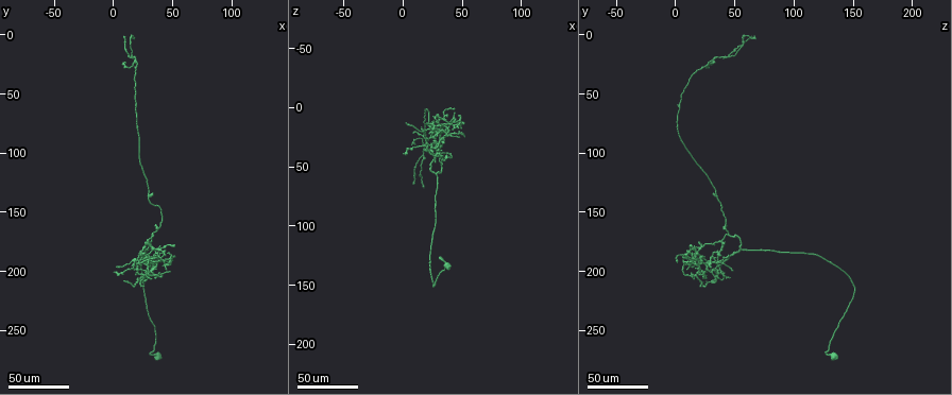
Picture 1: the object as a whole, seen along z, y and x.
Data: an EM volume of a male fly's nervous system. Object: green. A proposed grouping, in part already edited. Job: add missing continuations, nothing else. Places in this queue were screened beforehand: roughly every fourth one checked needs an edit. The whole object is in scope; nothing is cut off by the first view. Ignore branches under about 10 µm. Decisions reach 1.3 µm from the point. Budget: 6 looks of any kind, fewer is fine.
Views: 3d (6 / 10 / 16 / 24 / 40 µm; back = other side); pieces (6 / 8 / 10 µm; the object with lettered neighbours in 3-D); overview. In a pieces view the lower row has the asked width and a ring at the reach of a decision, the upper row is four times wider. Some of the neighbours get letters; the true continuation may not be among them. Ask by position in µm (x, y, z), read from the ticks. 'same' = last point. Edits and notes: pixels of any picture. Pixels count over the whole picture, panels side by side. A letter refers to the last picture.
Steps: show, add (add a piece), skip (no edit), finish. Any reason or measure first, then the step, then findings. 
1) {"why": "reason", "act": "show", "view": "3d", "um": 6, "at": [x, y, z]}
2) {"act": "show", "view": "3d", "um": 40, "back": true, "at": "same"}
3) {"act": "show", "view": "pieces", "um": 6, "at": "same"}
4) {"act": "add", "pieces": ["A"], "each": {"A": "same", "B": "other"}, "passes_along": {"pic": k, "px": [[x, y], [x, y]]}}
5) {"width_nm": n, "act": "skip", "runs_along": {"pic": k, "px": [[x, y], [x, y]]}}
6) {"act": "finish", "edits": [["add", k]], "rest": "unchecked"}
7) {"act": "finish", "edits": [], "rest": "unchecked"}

{"why": "long arm stops here", "act": "show", "view": "3d", "um": 40, "at": [46, 198, 24]}

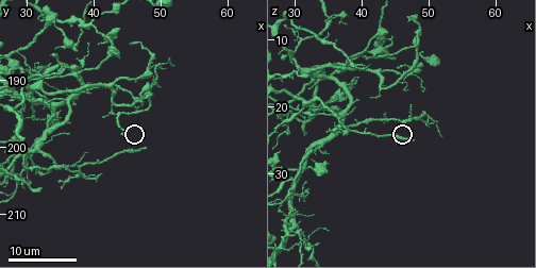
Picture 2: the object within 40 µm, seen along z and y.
{"act": "show", "view": "pieces", "um": 8, "at": [47.5, 200.5, 25.0]}

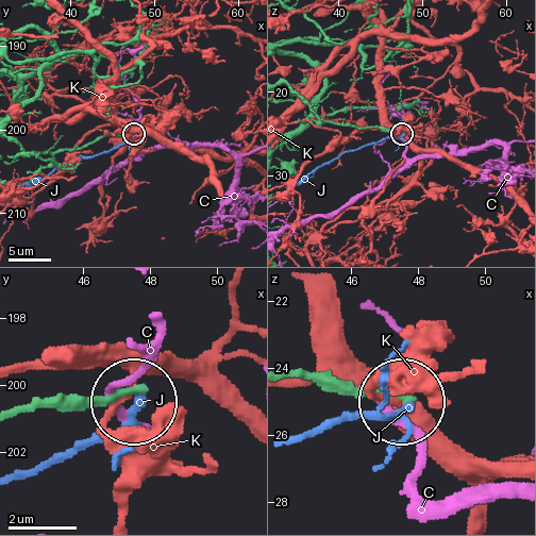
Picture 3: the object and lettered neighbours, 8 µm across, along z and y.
{"width_nm": 180, "act": "skip", "each": {"C": "other", "J": "other", "K": "other"}, "runs_along": {"pic": 3, "px": [[17, 413], [134, 396]]}, "found": "none of them fits"}

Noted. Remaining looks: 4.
{"why": "free end", "act": "show", "view": "3d", "um": 16, "at": [35.0, 206.0, 23.5]}

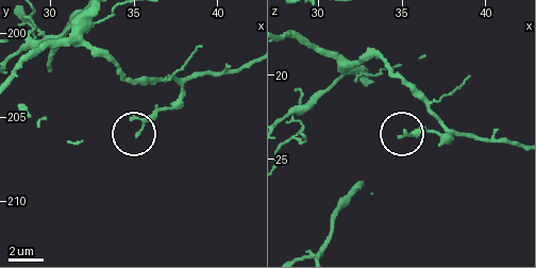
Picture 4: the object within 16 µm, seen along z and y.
{"act": "show", "view": "3d", "um": 10, "at": [35.2, 206.1, 23.3]}

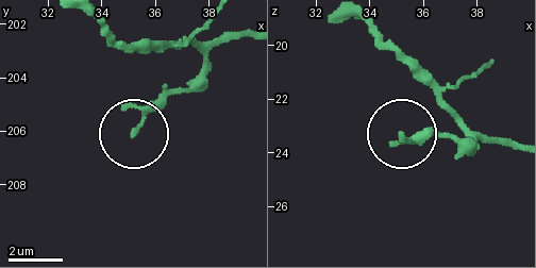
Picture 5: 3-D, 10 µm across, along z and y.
{"act": "show", "view": "pieces", "um": 6, "at": [35.2, 206.1, 23.4]}

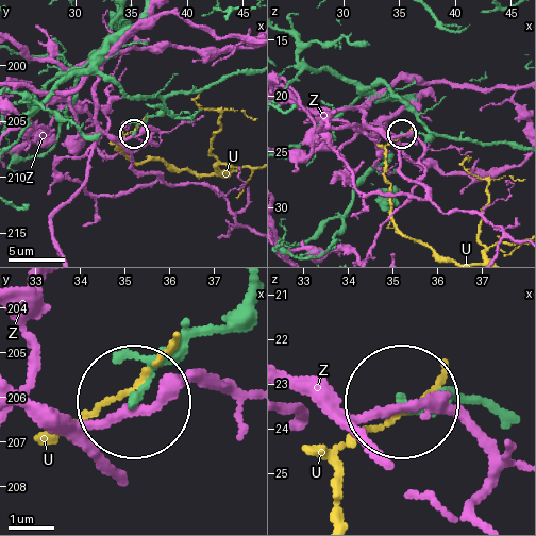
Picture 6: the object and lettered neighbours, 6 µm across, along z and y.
{"width_nm": 160, "act": "skip", "each": {"U": "other", "Z": "other"}, "runs_along": {"pic": 6, "px": [[411, 99], [367, 90], [387, 86], [431, 136], [403, 134]]}, "found": "no lettered piece goes on from it"}

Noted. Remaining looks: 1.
{"act": "finish", "edits": [], "rest": "unchecked"}

